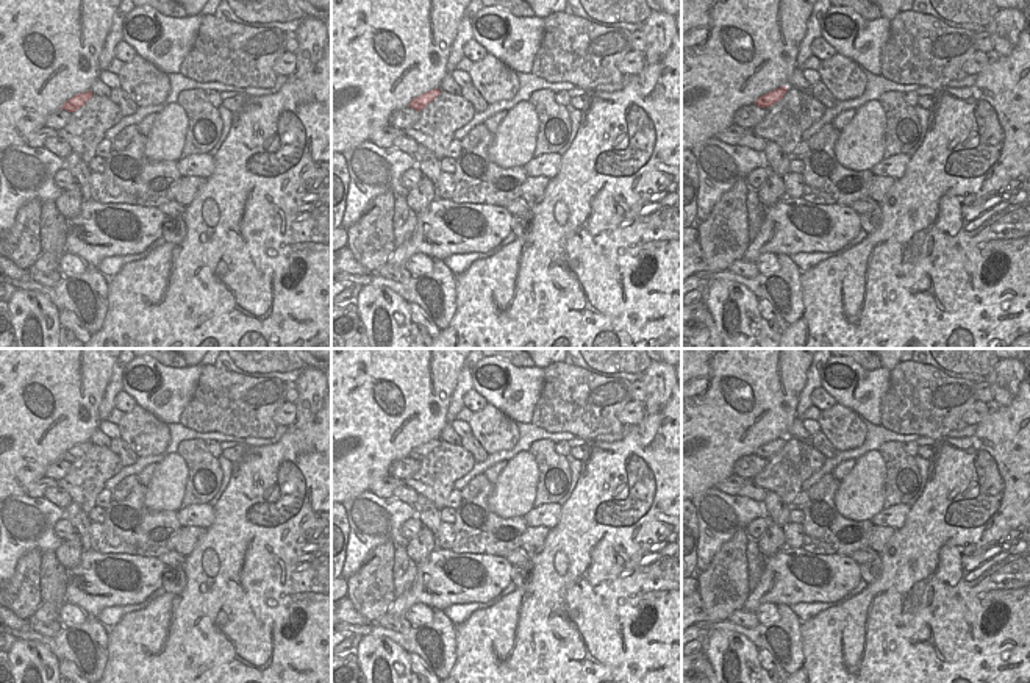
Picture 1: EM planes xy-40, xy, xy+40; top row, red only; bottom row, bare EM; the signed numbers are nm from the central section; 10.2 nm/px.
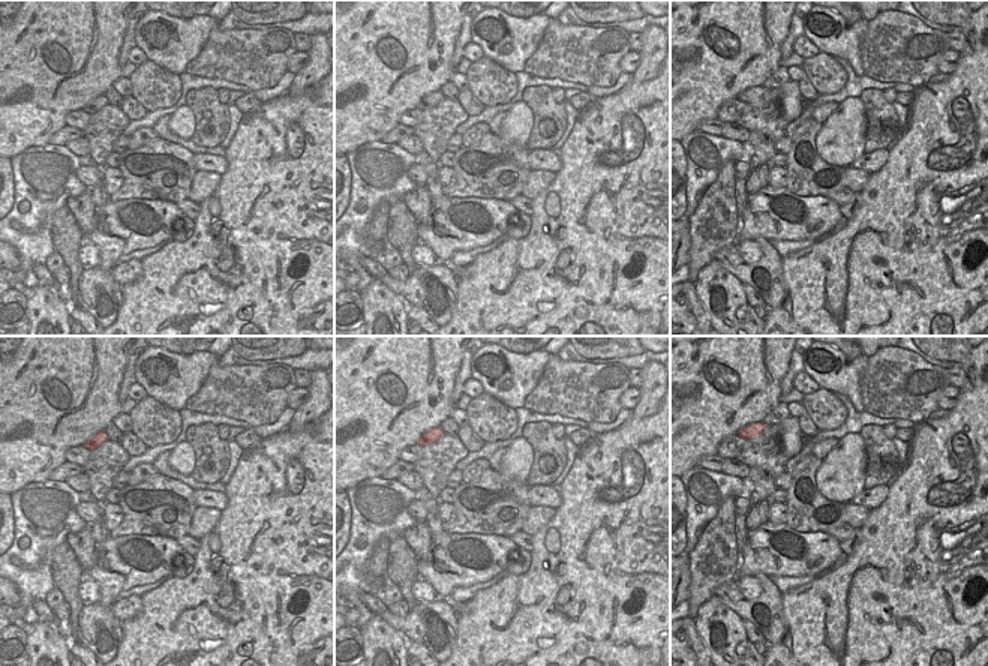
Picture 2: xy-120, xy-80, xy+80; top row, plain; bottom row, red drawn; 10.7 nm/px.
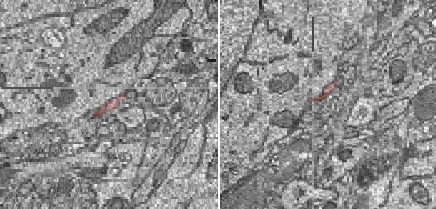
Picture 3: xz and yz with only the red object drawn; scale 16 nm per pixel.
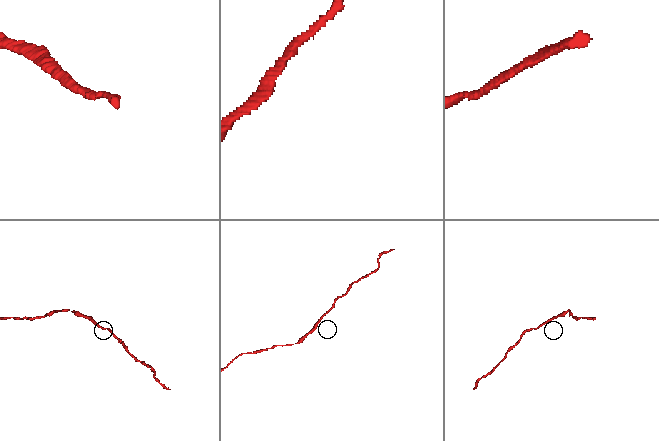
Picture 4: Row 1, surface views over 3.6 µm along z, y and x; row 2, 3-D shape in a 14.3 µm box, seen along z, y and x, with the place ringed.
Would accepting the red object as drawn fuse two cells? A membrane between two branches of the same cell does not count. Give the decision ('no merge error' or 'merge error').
no merge error

